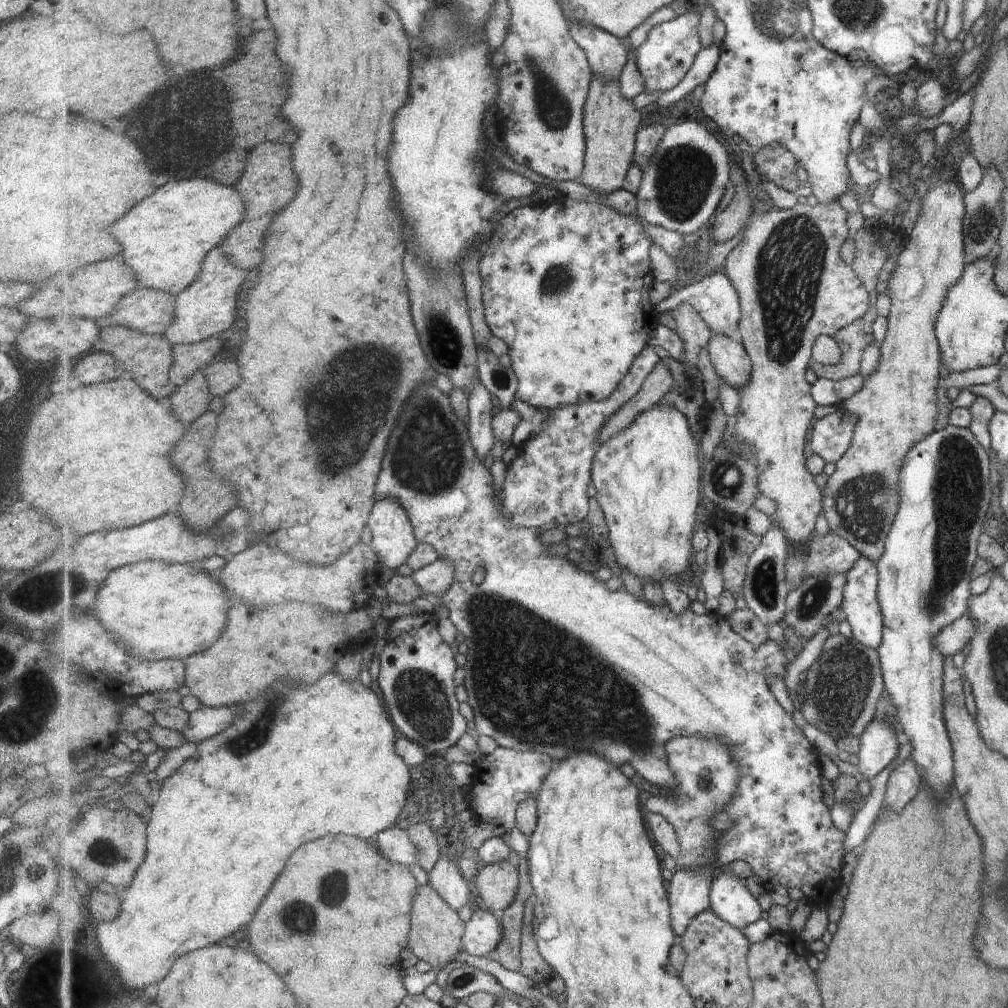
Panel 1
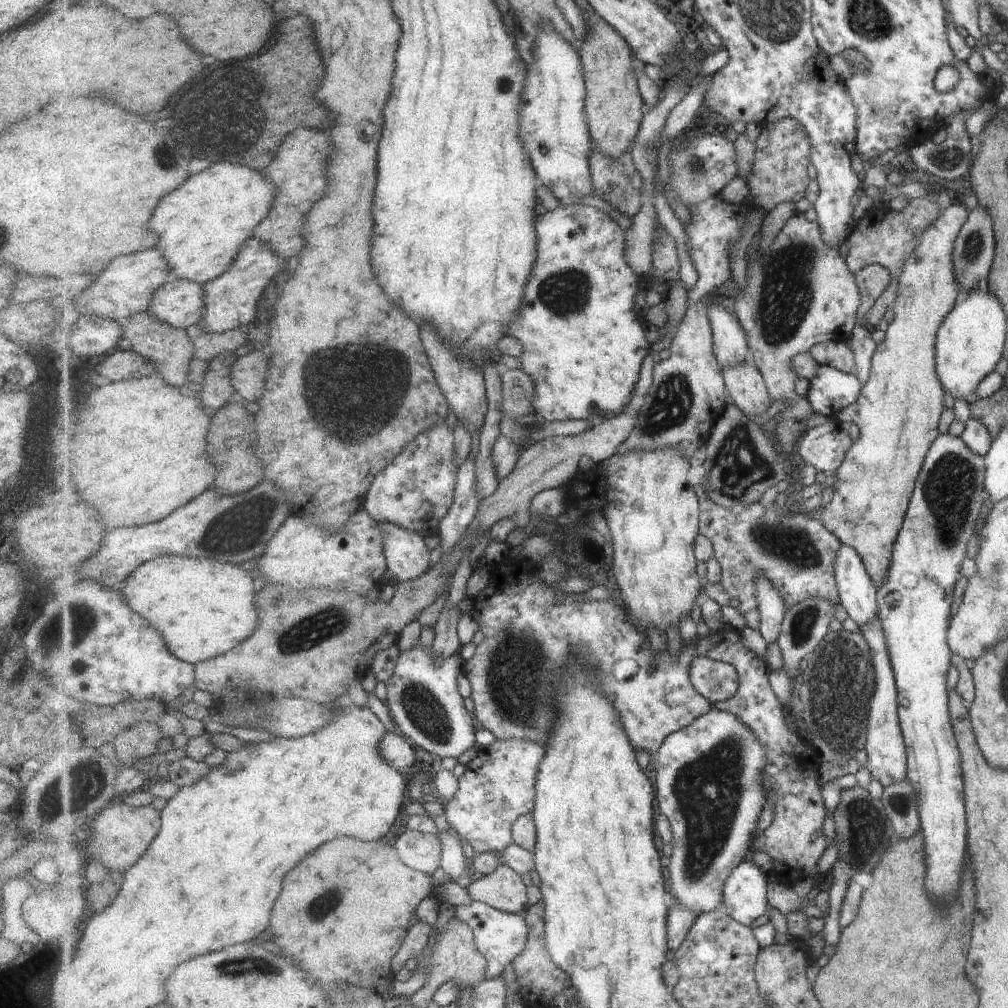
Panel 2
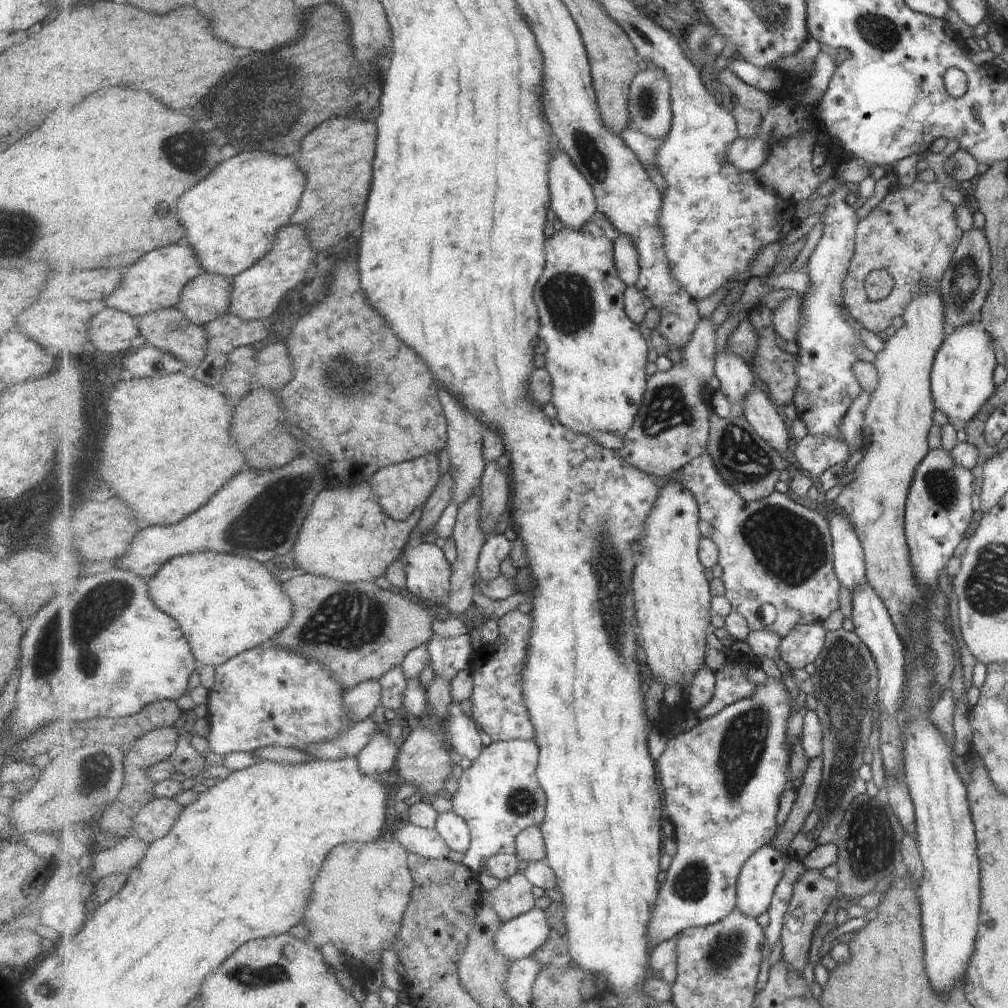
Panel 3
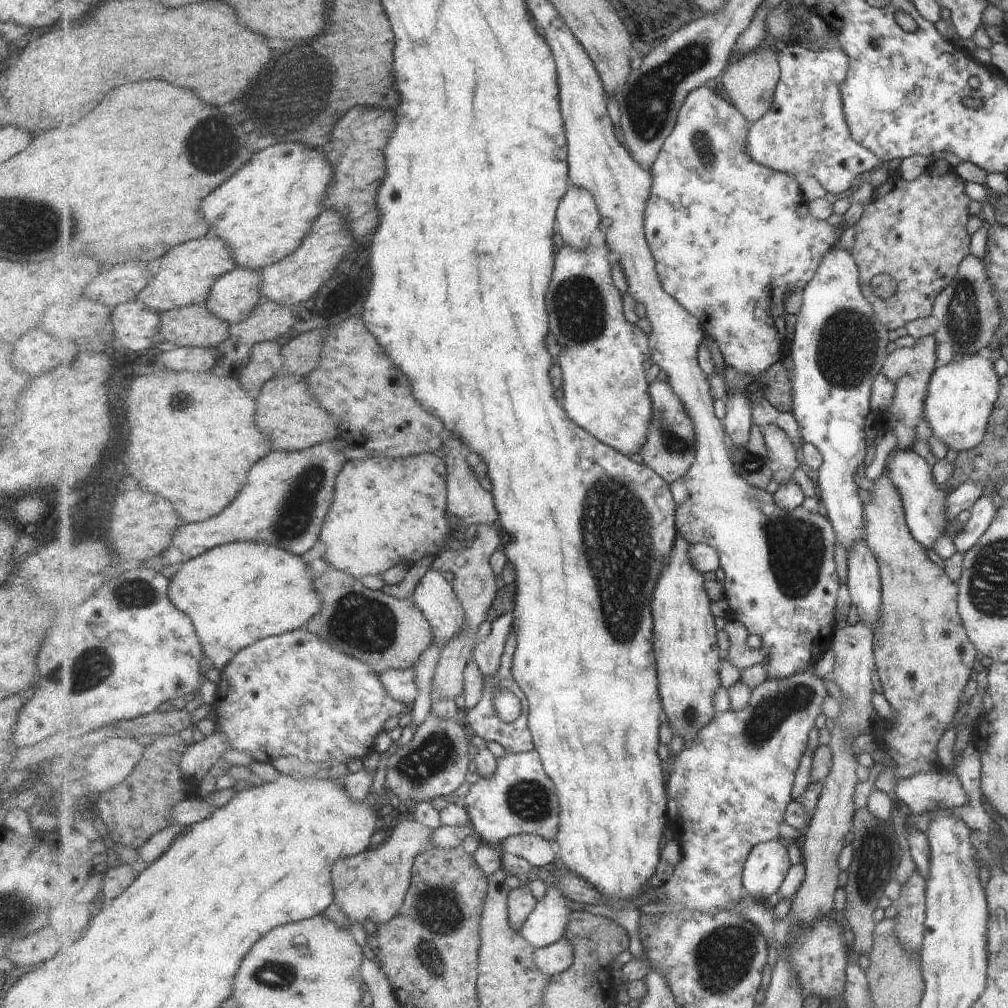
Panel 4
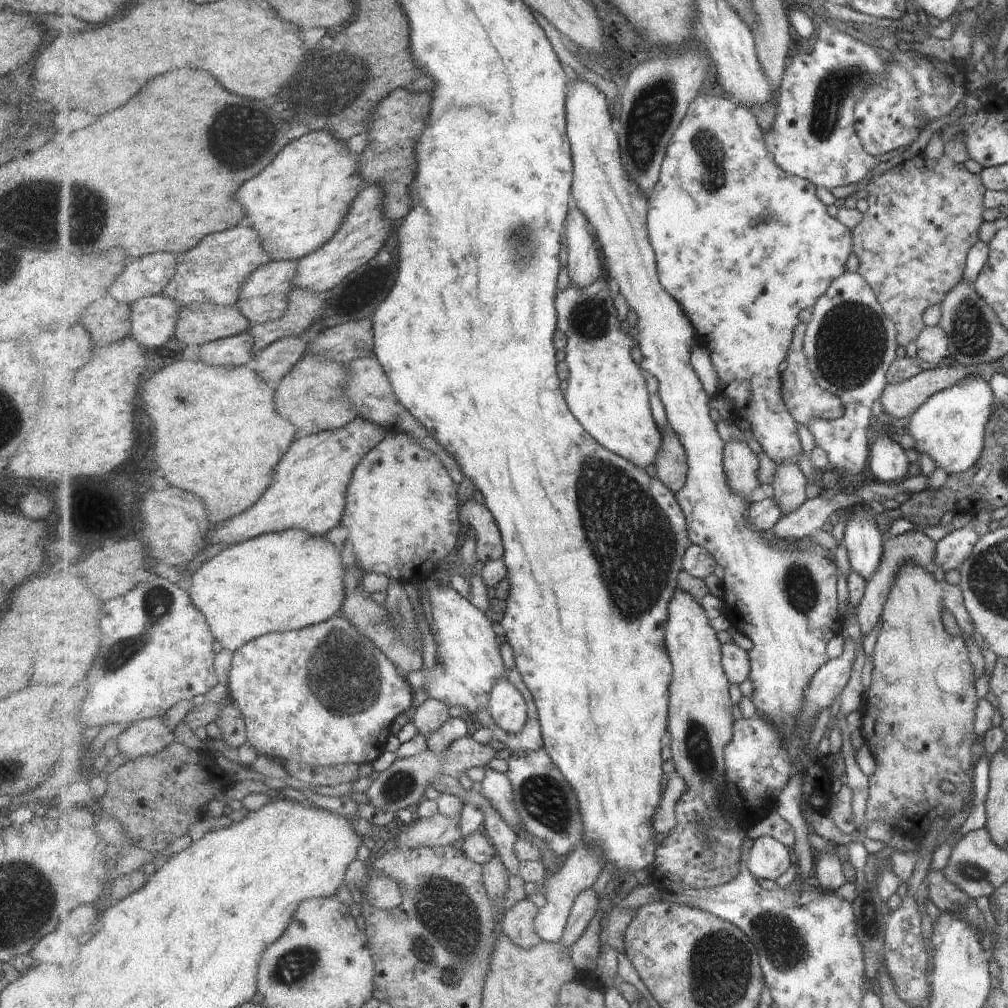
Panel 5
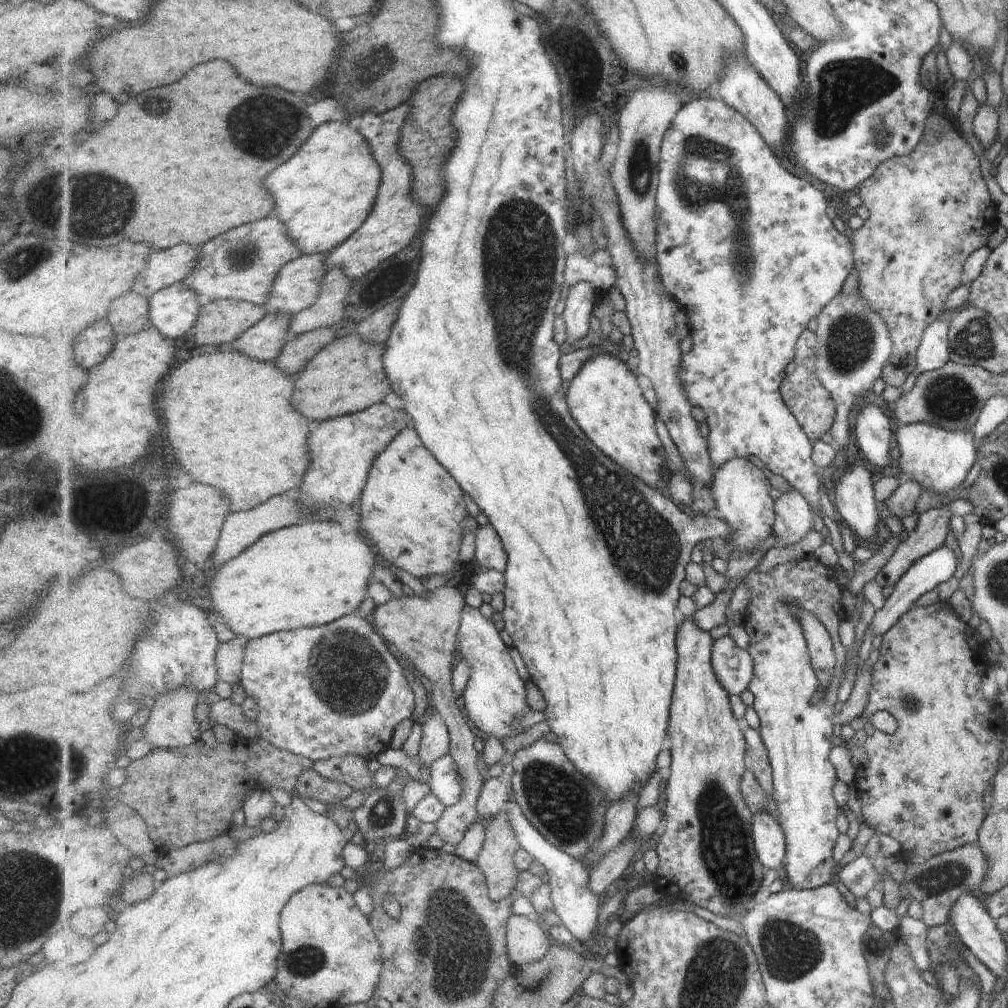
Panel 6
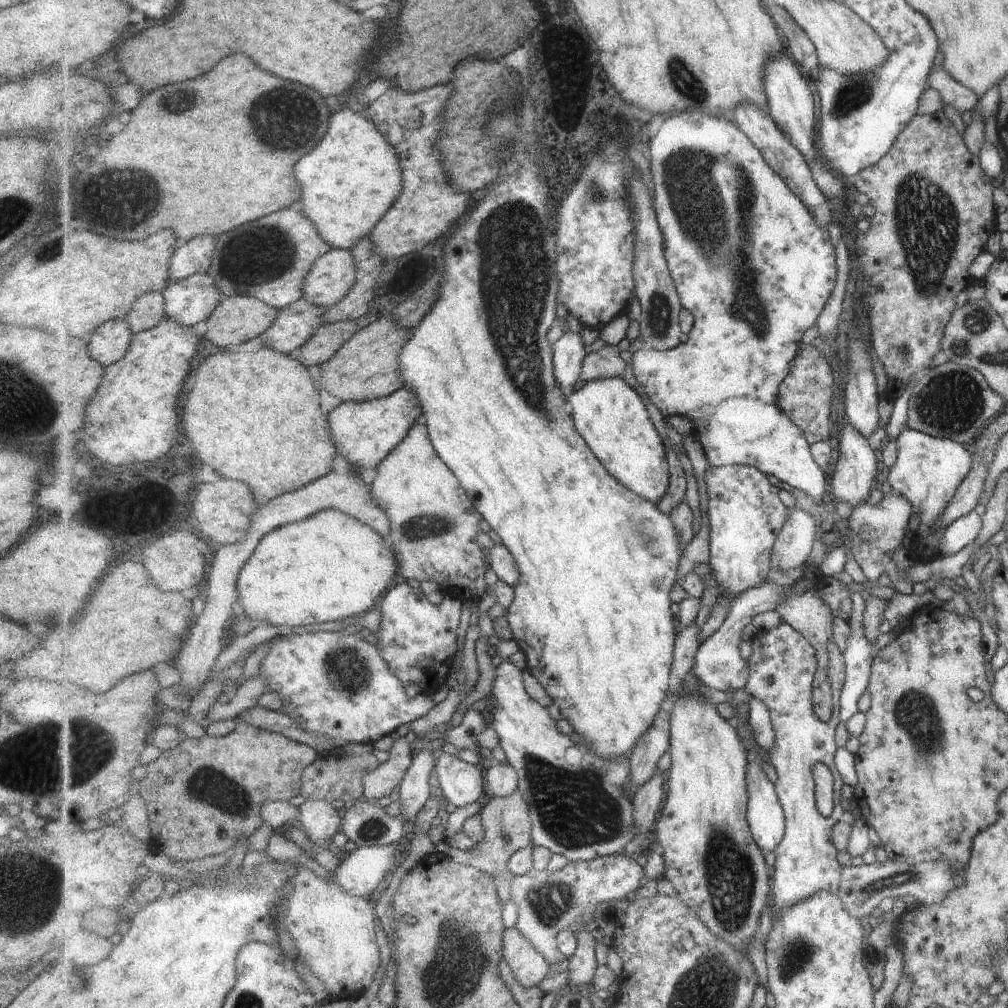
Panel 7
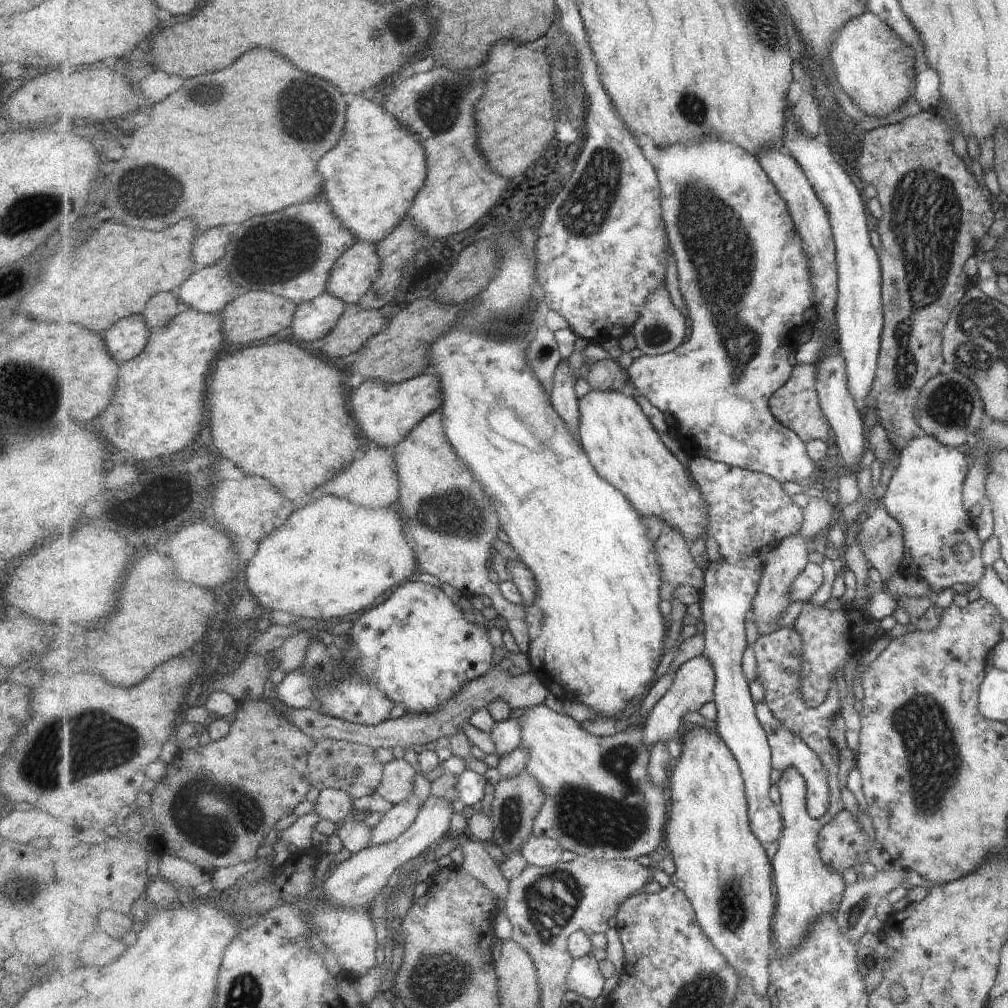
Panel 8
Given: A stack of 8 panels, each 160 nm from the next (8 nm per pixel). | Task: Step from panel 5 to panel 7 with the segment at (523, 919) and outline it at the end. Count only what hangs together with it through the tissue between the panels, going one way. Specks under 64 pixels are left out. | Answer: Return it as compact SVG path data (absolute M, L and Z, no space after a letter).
M515 926L507 929L505 935L504 960L525 988L539 986L547 978L547 974L554 971L547 956L543 956L535 948L535 944Z

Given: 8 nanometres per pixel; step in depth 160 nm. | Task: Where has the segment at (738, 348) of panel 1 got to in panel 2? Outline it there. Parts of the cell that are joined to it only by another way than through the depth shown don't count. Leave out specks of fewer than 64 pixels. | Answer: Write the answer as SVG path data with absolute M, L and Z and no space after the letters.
M747 361L736 367L723 369L728 394L746 415L761 416L774 400L770 395L764 374L753 364Z

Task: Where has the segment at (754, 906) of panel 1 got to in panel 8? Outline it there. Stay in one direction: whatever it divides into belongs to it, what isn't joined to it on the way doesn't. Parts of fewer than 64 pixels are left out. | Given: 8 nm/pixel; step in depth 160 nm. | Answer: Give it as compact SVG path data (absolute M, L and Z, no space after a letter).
M695 457L688 461L688 465L709 510L706 534L719 546L719 559L709 562L704 572L705 587L700 604L704 612L702 622L706 636L704 654L707 660L711 660L717 678L714 689L714 704L718 710L717 730L742 769L749 801L751 831L762 844L770 845L781 838L784 820L781 805L771 800L772 749L766 730L758 720L750 682L743 671L743 656L748 646L745 620L751 618L771 550L783 538L802 531L803 509L791 500L785 488L771 476L704 457Z

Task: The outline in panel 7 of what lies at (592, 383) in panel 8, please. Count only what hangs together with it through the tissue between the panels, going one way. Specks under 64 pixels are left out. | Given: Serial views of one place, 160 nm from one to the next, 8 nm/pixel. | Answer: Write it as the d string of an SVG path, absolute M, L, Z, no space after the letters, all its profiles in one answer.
M606 344L595 352L586 354L580 379L587 383L622 376L625 368L628 368L626 361L627 356L620 353L616 346Z

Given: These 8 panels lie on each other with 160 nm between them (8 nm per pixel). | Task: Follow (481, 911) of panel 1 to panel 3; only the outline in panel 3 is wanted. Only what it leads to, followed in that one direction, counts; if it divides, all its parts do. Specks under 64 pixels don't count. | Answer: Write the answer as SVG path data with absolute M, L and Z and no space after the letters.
M536 906L528 913L502 924L496 935L496 947L515 962L533 955L549 940L551 931L546 912Z

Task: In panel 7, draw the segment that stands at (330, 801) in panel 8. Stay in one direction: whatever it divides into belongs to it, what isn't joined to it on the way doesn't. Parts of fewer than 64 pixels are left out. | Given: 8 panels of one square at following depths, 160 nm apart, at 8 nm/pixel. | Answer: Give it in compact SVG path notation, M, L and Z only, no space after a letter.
M327 800L306 801L299 807L299 821L296 824L323 850L329 850L324 848L325 843L333 842L335 834L342 830L339 810Z

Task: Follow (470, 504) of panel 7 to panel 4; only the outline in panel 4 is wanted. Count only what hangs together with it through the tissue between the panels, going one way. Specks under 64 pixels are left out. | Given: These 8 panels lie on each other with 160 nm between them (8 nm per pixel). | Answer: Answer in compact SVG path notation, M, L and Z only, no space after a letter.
M423 453L415 456L408 456L404 459L386 459L385 457L371 457L363 459L351 459L347 461L345 467L339 473L334 492L334 504L330 508L330 512L326 516L326 522L322 528L322 538L328 550L325 553L325 561L331 566L338 568L340 571L351 573L358 579L367 574L383 574L390 568L409 563L409 568L417 560L429 556L429 554L437 556L443 549L448 547L451 541L451 520L447 518L448 512L448 470L446 461L435 456L432 453Z

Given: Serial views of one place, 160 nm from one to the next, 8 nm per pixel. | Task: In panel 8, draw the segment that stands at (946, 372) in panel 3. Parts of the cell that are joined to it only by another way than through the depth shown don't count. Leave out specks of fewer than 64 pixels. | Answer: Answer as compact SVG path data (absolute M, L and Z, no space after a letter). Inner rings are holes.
M913 436L899 451L897 462L886 489L879 493L879 499L880 506L903 526L904 550L898 572L925 581L925 584L931 588L931 593L927 594L929 598L934 598L941 590L950 588L956 583L975 586L982 578L985 567L980 560L982 542L977 540L975 528L967 530L967 513L961 504L961 484L965 480L969 464L963 449L944 446L931 436ZM957 544L965 544L969 548L970 556L965 562L959 562L953 554Z

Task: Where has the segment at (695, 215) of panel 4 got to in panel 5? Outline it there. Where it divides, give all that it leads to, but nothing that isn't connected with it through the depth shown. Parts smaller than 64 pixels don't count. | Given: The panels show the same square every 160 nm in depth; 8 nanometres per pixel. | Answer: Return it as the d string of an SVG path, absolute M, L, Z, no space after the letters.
M699 95L688 108L686 118L682 120L674 139L671 140L662 164L662 174L658 186L651 191L648 198L650 212L648 229L651 244L658 260L658 273L663 286L682 305L697 332L697 345L708 351L711 365L716 373L716 396L724 395L732 404L732 414L753 444L763 450L778 465L785 463L799 464L803 453L803 444L799 440L797 421L787 408L782 395L782 372L779 366L787 360L794 342L794 334L801 322L801 312L813 308L818 300L830 290L835 279L845 272L849 256L855 256L852 230L835 218L829 216L827 206L817 196L816 184L800 176L792 175L779 166L774 154L766 143L766 133L759 124L758 117L747 107L737 103L729 96Z

